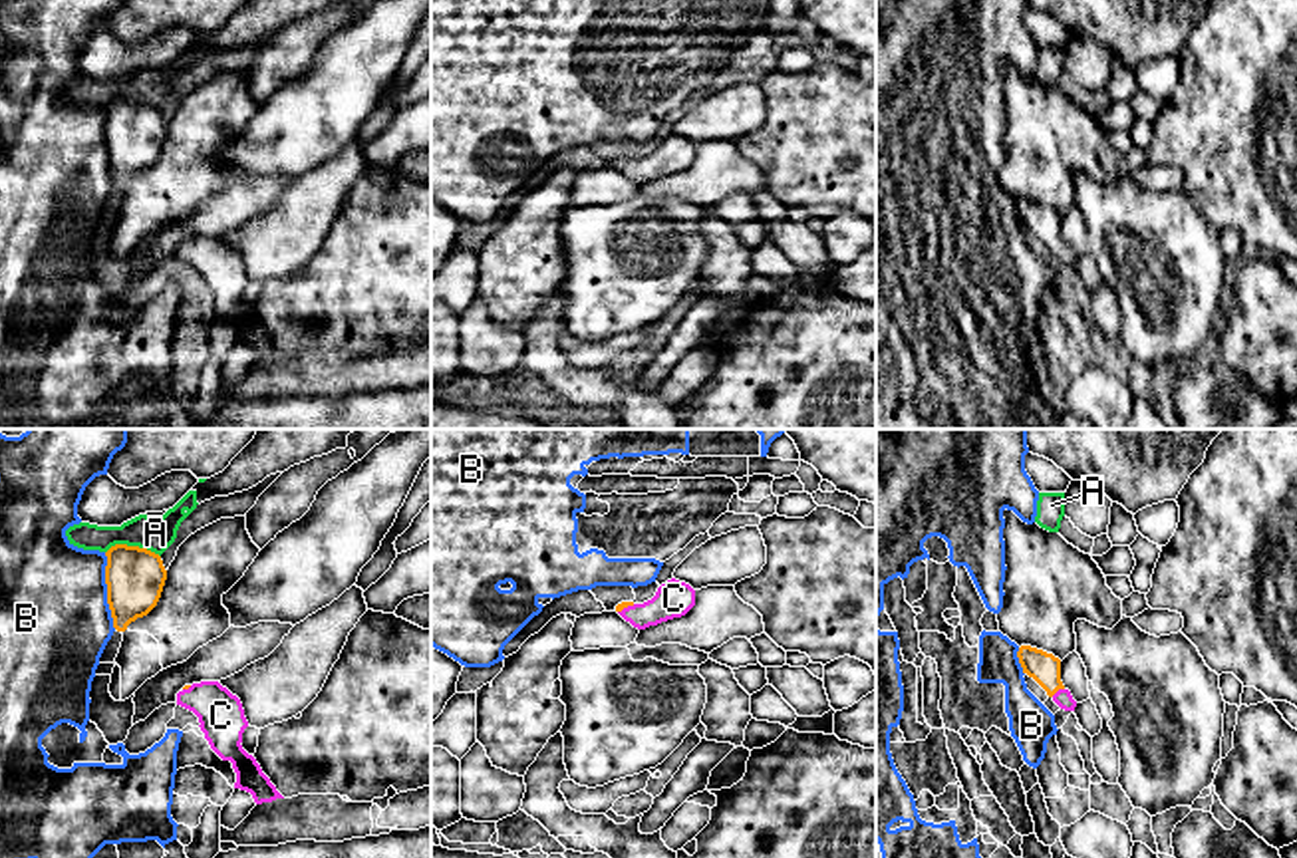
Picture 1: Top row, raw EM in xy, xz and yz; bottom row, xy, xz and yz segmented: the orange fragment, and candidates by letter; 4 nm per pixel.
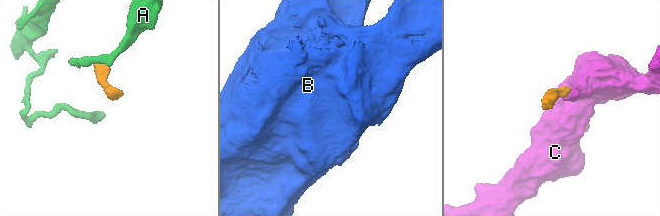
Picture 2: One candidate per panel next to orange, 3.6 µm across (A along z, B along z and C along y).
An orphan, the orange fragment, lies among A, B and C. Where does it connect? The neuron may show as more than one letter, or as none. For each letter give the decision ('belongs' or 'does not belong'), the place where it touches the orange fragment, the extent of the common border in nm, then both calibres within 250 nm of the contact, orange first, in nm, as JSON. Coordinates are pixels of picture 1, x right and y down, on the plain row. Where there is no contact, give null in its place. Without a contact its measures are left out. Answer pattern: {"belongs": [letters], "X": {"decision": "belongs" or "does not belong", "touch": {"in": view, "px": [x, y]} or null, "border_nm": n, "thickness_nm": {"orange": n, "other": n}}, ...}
{"belongs": ["C"], "A": {"decision": "does not belong", "touch": {"in": "xy", "px": [134, 102]}, "border_nm": 220, "thickness_nm": {"orange": 240, "other": 140}}, "B": {"decision": "does not belong", "touch": {"in": "xy", "px": [108, 145]}, "border_nm": 320, "thickness_nm": {"orange": 240, "other": 440}}, "C": {"decision": "belongs", "touch": {"in": "yz", "px": [1057, 245]}, "border_nm": 70, "thickness_nm": {"orange": 120, "other": 70}}}

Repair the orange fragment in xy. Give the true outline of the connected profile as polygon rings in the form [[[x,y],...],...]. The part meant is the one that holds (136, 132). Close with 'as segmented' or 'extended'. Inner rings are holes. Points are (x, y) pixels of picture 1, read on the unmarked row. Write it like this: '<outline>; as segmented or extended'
[[[115,99],[105,111],[107,159],[113,183],[125,187],[131,177],[157,161],[167,125],[159,109],[139,101]]]; as segmented

